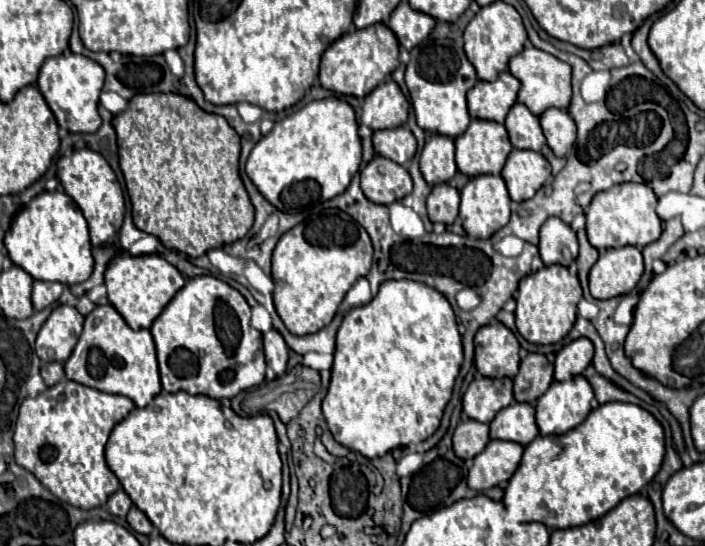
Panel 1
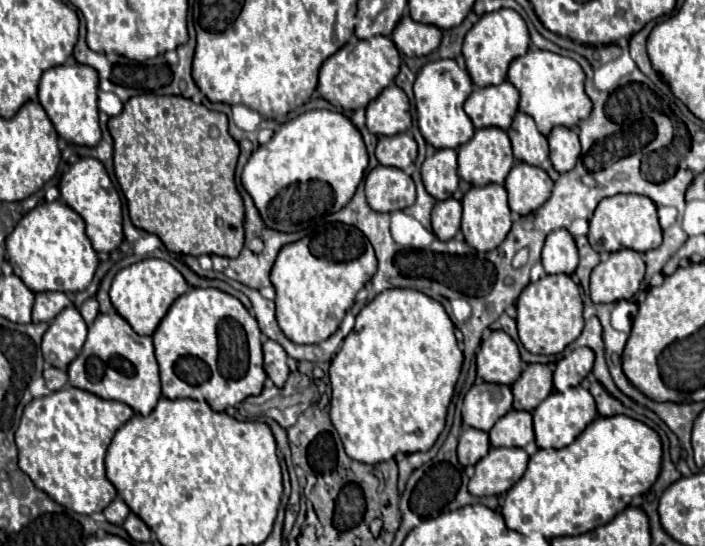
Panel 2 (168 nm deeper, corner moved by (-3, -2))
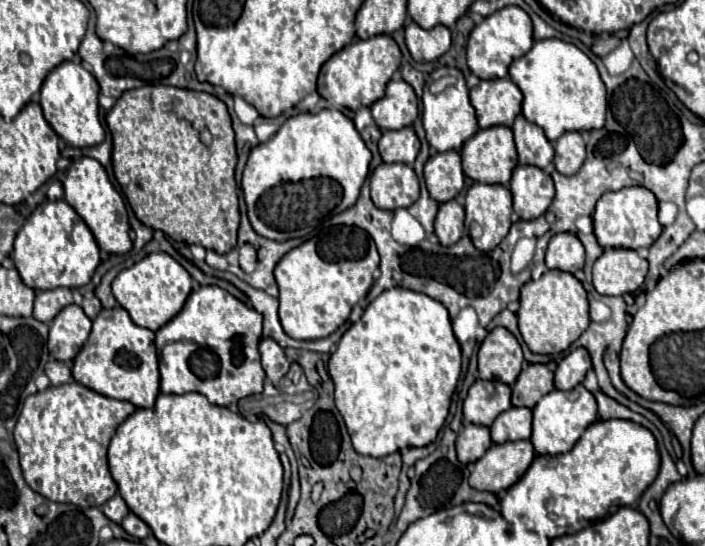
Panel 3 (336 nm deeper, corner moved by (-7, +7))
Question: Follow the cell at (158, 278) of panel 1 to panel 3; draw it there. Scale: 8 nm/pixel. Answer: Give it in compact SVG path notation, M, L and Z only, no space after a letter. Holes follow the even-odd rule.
M150 253L142 261L120 271L112 281L112 293L116 301L128 311L128 315L136 325L152 331L158 331L174 315L180 313L190 291L192 291L190 273L168 253Z

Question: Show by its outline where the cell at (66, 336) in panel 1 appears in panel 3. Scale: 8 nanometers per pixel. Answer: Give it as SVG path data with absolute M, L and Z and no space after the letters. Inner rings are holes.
M68 305L64 307L50 325L48 351L54 359L72 363L76 353L82 349L90 335L92 321L86 317L82 307Z

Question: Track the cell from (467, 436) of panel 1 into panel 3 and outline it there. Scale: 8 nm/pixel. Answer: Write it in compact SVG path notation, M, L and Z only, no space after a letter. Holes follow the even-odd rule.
M464 423L456 439L456 455L460 457L460 463L468 465L478 461L490 447L492 447L492 439L488 427Z

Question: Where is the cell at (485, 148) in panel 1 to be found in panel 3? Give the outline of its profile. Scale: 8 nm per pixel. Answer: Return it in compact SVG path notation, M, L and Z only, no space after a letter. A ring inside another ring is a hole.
M496 125L496 127L488 127L488 129L480 129L478 133L474 133L462 147L460 151L462 157L462 167L464 173L478 181L478 183L486 183L486 185L508 185L514 167L518 165L518 155L516 155L516 147L514 147L513 132L510 127L504 125Z

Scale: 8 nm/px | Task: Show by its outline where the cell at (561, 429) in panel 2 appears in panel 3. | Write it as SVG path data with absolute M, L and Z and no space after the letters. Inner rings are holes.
M578 385L576 391L550 391L544 395L538 405L532 409L534 423L532 423L532 445L538 455L558 455L570 451L576 441L582 437L588 425L592 425L598 417L596 411L596 399L590 391L584 389L584 385Z

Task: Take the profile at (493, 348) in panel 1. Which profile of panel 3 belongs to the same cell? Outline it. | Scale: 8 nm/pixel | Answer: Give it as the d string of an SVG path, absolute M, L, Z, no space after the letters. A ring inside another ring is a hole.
M496 327L486 335L478 351L480 379L514 385L522 361L522 349L516 337L508 329Z

